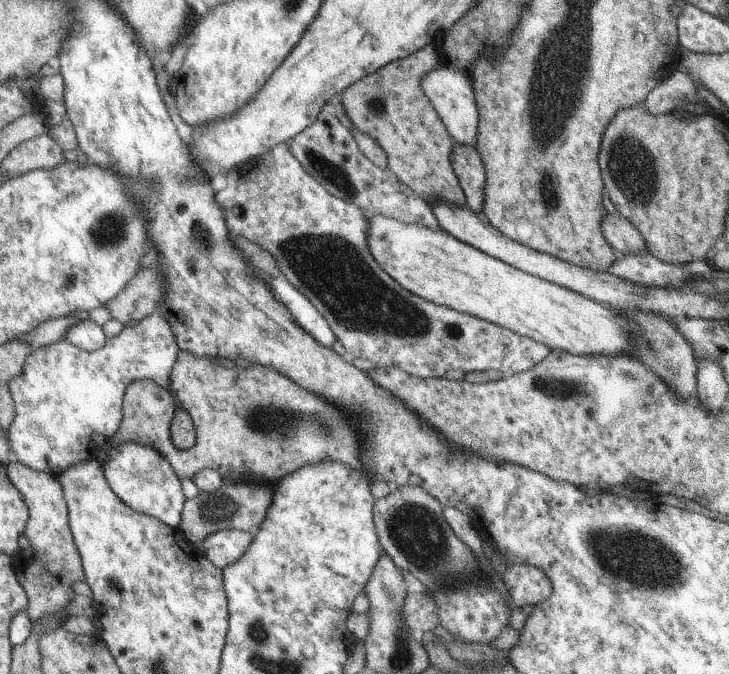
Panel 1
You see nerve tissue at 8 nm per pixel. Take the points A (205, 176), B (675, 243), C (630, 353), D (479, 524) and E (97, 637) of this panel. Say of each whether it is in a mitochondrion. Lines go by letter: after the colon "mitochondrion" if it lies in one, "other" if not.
A: other
B: other
C: other
D: other
E: other

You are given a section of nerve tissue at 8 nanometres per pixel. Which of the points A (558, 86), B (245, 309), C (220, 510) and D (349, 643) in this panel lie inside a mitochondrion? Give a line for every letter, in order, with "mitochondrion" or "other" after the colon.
A: mitochondrion
B: other
C: mitochondrion
D: other

